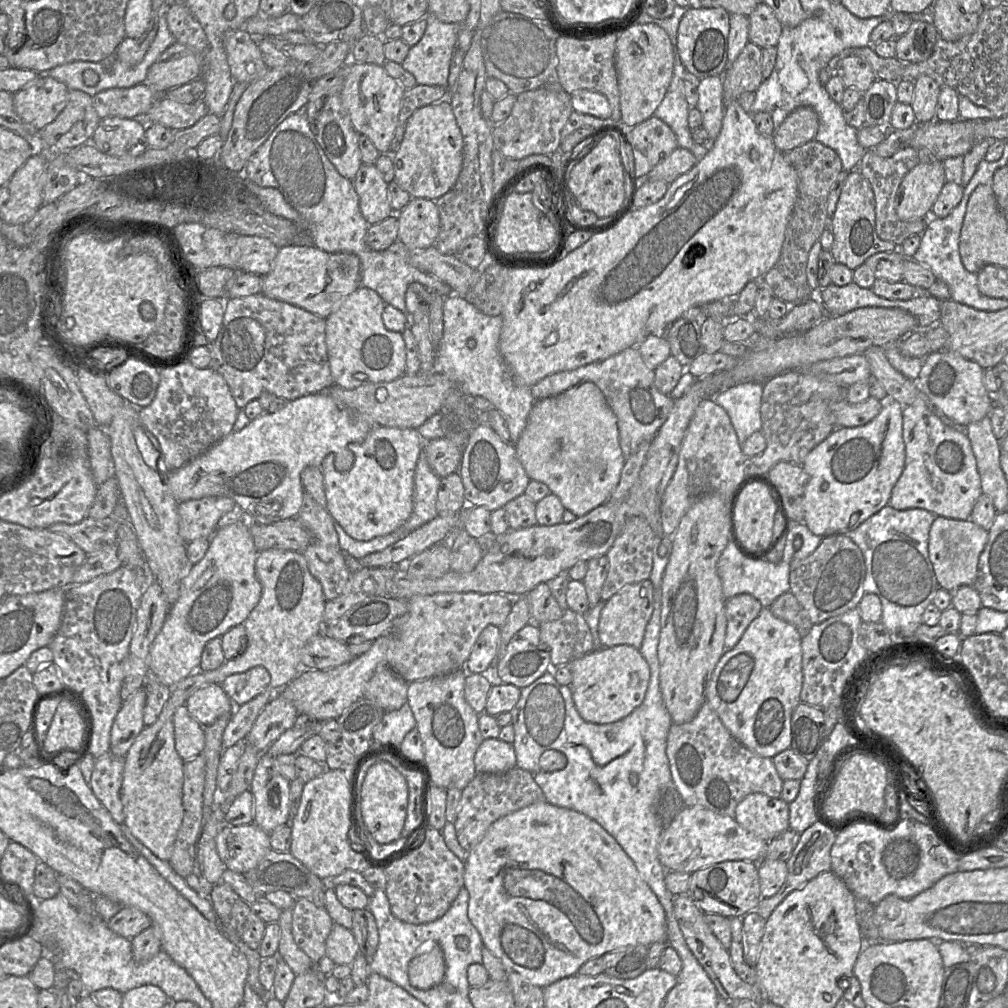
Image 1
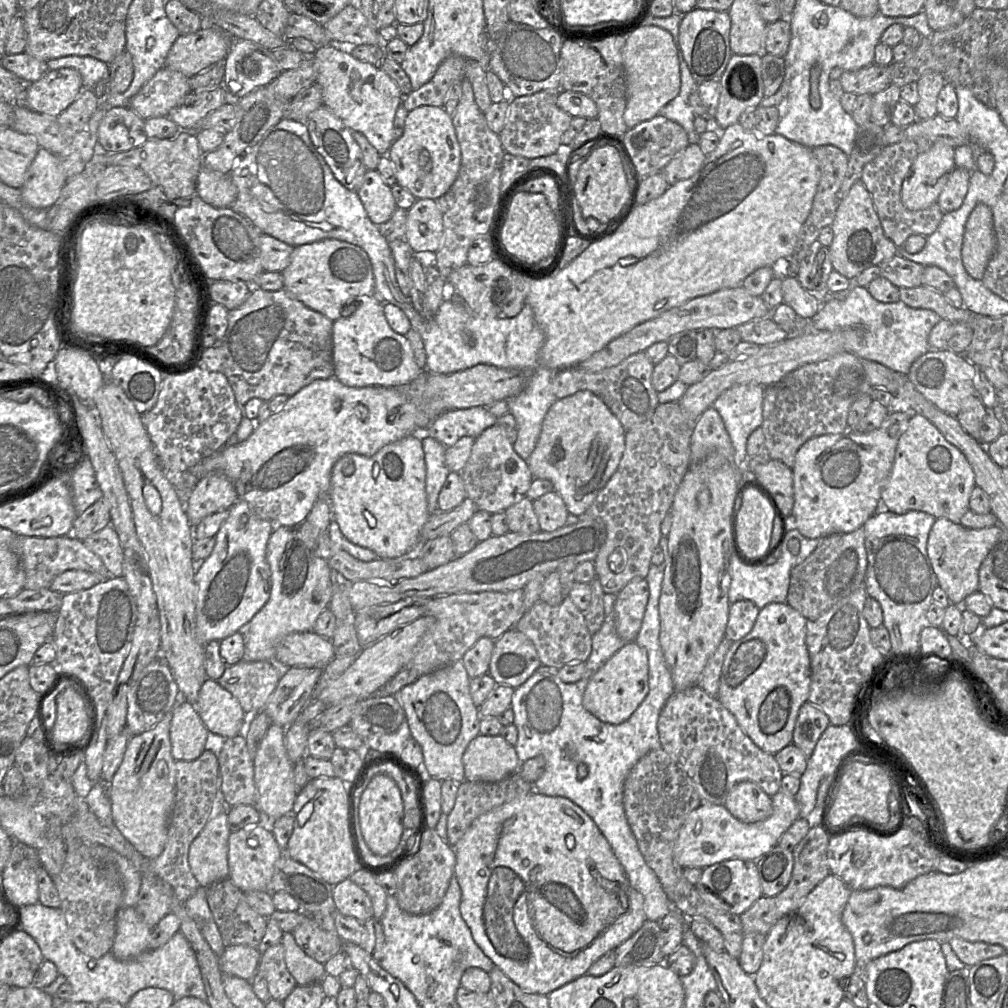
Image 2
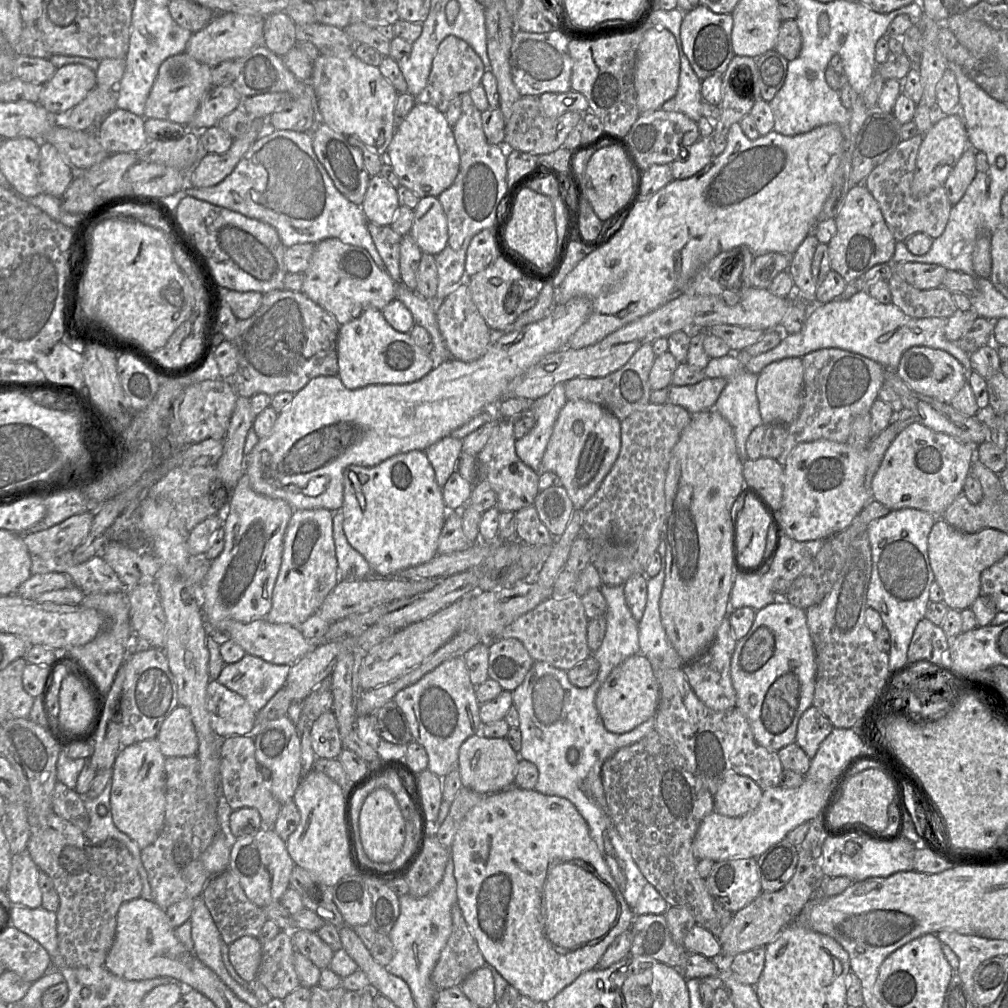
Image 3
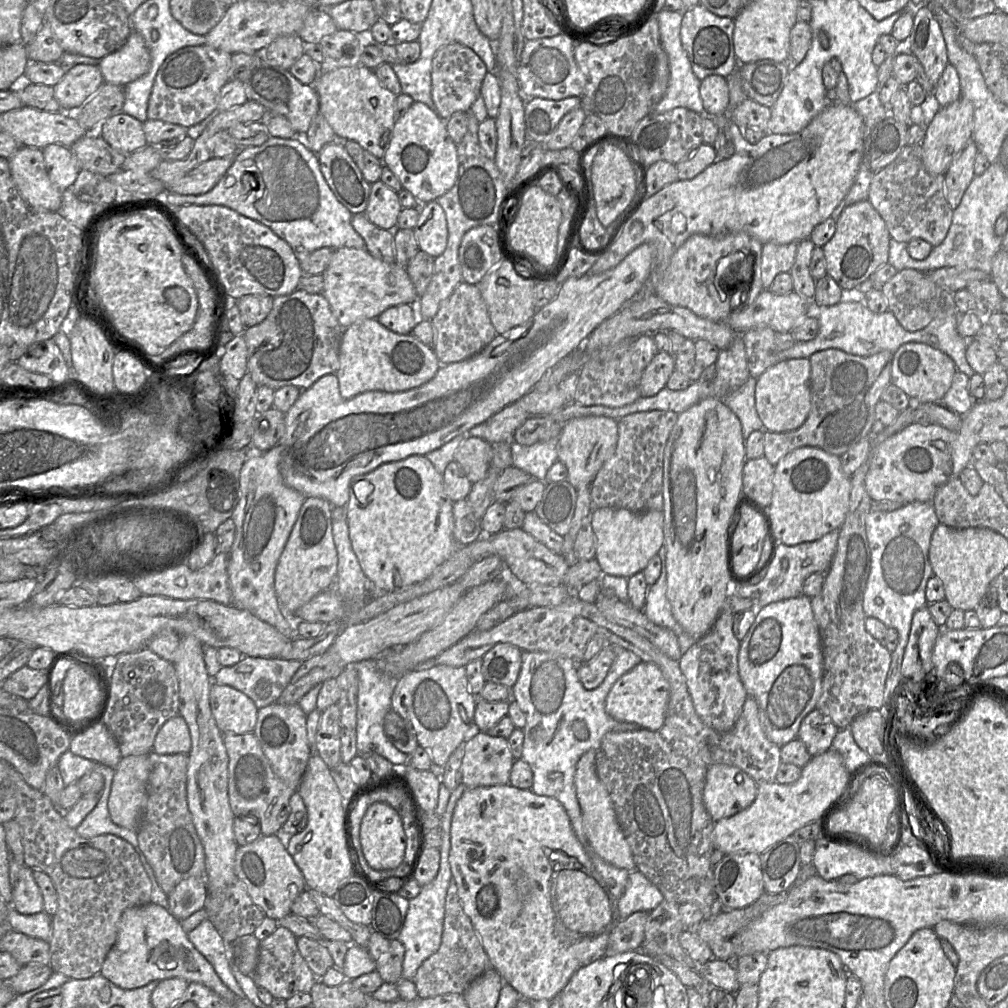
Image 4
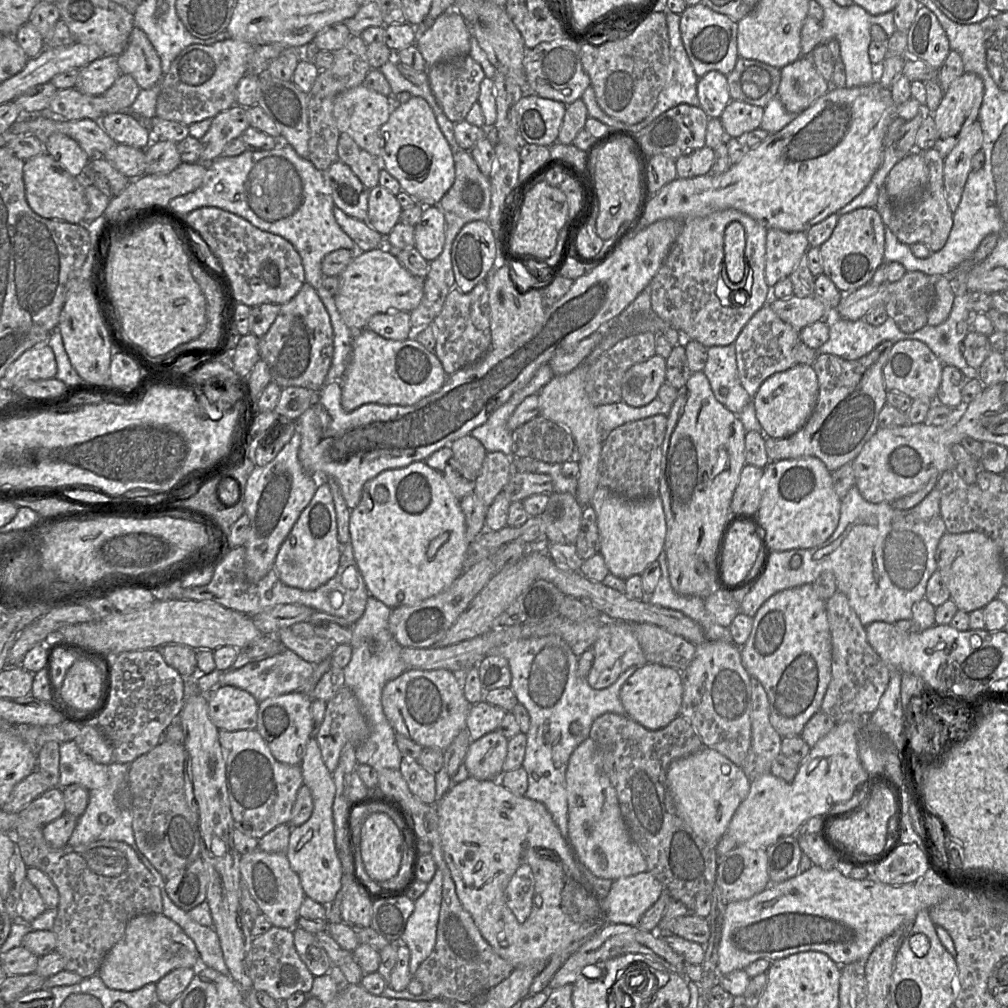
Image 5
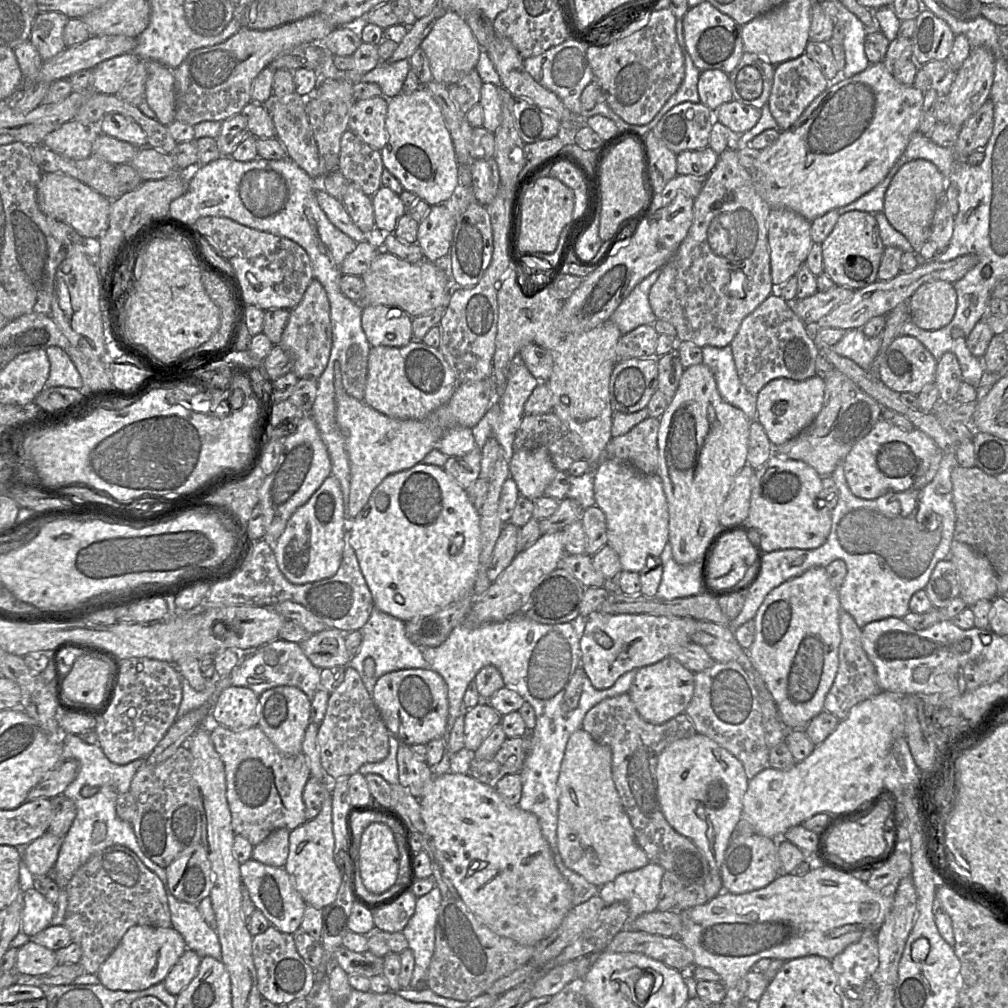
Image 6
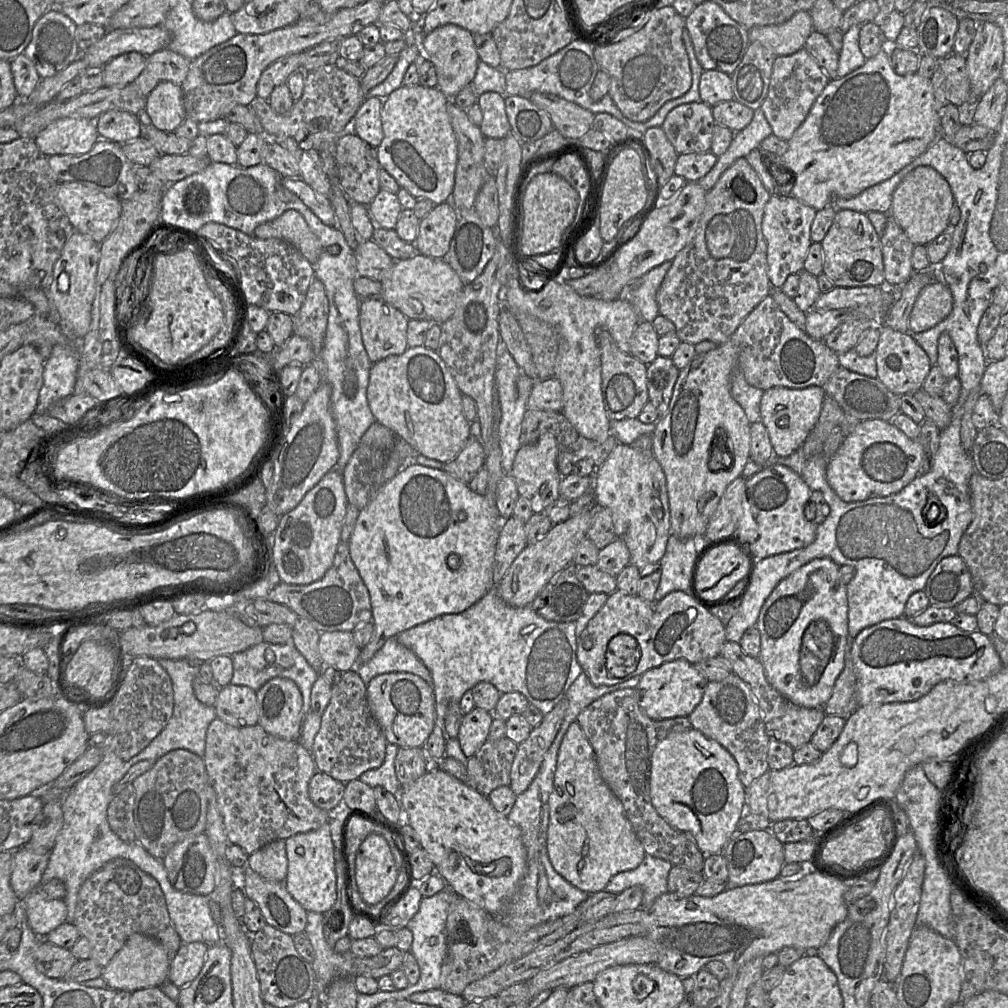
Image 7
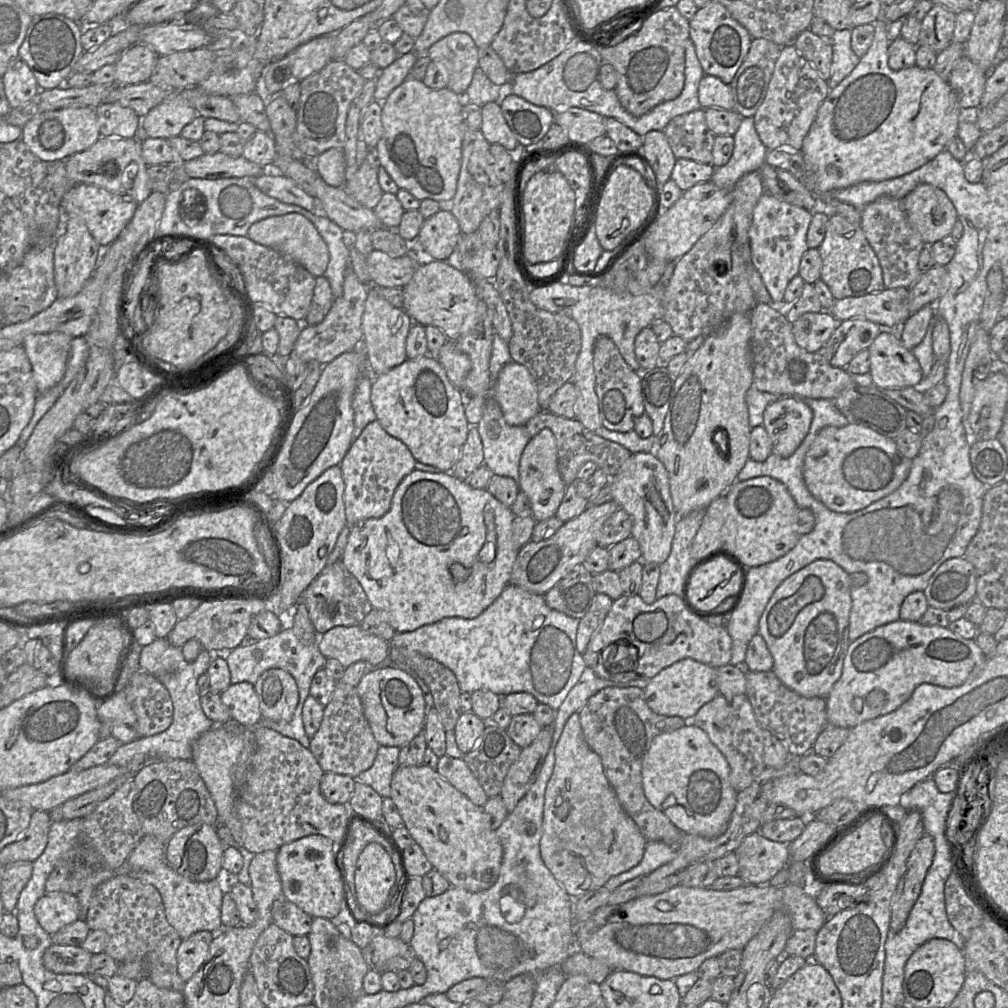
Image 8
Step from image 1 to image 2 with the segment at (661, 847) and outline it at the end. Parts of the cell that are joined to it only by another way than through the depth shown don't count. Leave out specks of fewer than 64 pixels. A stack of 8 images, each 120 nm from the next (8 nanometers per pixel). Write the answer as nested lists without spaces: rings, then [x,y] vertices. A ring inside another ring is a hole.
[[[783,791],[771,796],[773,812],[765,820],[745,823],[735,818],[724,805],[702,803],[690,812],[680,828],[674,857],[682,868],[706,868],[716,863],[742,859],[756,861],[778,844],[780,837],[800,817],[794,797]]]

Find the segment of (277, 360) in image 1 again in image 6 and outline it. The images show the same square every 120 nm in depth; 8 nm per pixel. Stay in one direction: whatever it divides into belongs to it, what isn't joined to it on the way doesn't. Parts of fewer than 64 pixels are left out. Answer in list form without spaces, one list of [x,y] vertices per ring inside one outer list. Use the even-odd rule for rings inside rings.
[[[313,278],[300,303],[290,310],[290,316],[279,345],[293,358],[292,372],[299,378],[318,380],[325,370],[332,346],[330,304],[322,284]]]

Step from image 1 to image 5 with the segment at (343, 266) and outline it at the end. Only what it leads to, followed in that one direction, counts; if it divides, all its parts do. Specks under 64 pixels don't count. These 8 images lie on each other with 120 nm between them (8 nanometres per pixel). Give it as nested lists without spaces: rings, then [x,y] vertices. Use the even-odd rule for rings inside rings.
[[[378,247],[359,253],[339,274],[339,289],[335,295],[336,307],[345,322],[354,332],[366,328],[369,319],[390,308],[411,312],[420,304],[424,294],[424,278],[411,274],[398,260],[396,253],[385,247]]]

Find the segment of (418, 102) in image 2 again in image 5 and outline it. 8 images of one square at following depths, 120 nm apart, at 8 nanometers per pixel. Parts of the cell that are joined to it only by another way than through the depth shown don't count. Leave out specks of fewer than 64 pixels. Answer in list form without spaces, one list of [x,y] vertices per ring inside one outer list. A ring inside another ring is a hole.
[[[470,55],[443,61],[428,68],[428,79],[432,93],[452,123],[465,120],[472,105],[478,101],[480,84],[484,77],[483,68]]]

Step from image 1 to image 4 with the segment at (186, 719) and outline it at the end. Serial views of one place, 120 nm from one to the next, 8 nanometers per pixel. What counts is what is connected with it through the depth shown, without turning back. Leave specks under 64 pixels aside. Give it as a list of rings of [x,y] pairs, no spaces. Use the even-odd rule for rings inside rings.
[[[181,715],[167,720],[159,729],[153,751],[157,754],[188,754],[191,750],[191,736],[188,725]]]

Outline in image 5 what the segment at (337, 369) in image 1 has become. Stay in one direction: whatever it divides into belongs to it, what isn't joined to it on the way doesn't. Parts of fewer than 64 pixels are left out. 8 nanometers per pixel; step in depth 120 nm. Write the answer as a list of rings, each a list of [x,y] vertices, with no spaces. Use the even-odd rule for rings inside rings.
[[[368,328],[355,332],[352,352],[341,378],[341,405],[351,412],[361,405],[411,406],[437,392],[445,383],[447,375],[435,355],[414,337],[390,340]]]

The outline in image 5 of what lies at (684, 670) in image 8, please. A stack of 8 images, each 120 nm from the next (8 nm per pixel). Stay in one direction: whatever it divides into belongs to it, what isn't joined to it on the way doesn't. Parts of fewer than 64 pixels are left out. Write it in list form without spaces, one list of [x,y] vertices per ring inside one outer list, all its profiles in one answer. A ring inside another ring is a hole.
[[[646,663],[638,667],[620,690],[620,700],[626,715],[649,730],[664,728],[680,715],[682,699],[681,672],[675,668],[656,663]]]

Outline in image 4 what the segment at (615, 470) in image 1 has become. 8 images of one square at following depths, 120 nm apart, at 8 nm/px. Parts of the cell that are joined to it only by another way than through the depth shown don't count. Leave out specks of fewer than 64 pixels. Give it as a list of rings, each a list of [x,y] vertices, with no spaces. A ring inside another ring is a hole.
[[[606,416],[572,418],[562,428],[557,443],[558,460],[568,470],[568,482],[576,489],[591,485],[603,464],[614,454],[618,441],[618,420]]]

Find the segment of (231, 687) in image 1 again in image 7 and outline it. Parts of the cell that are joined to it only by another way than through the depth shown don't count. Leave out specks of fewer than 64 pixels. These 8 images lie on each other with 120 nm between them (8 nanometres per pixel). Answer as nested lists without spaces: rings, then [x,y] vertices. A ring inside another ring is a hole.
[[[292,639],[285,644],[272,644],[262,641],[248,649],[237,652],[231,656],[233,675],[230,681],[233,685],[244,685],[257,691],[268,680],[274,677],[289,678],[298,686],[302,698],[301,729],[307,714],[311,710],[311,689],[319,673],[307,662],[303,655],[294,646]]]

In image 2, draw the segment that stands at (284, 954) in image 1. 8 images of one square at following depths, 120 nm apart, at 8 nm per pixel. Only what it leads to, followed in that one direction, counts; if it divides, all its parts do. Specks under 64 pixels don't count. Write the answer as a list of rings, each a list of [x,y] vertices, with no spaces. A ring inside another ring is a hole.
[[[284,932],[281,942],[285,950],[286,966],[297,985],[321,982],[326,975],[324,965],[311,958],[298,946],[292,932]]]

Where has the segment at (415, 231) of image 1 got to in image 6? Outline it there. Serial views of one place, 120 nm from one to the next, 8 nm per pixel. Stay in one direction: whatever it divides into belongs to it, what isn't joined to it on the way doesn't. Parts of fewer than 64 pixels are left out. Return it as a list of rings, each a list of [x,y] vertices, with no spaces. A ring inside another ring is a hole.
[[[445,204],[430,206],[417,232],[417,243],[425,259],[435,262],[449,253],[456,223],[457,218]]]

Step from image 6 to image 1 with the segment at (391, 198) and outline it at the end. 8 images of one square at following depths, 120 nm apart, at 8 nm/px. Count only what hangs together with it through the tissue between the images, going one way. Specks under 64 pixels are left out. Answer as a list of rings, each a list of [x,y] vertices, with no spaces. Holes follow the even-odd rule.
[[[362,163],[352,180],[359,197],[359,207],[369,225],[383,221],[394,213],[388,183],[374,164]]]

